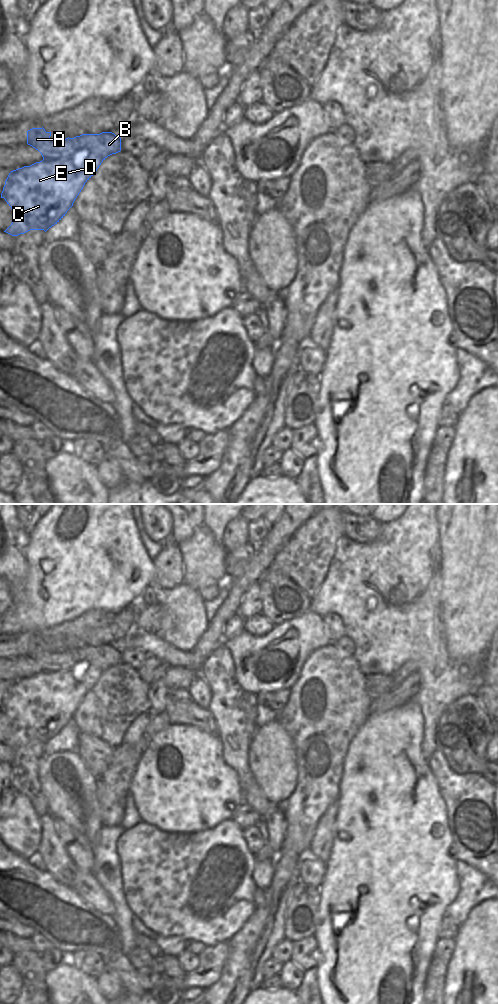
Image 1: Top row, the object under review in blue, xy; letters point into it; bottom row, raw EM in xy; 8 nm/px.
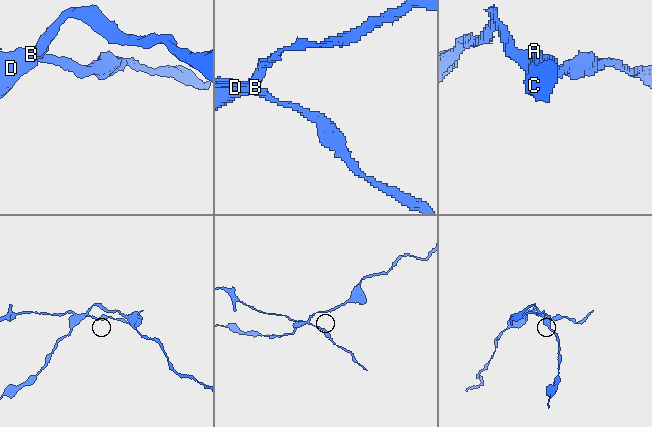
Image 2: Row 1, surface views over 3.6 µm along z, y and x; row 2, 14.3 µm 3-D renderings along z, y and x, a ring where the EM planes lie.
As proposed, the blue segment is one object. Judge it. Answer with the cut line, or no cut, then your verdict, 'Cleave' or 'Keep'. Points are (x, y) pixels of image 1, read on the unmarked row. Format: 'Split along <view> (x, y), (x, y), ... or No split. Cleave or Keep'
Split along xy (97, 653), (95, 657), (78, 661), (67, 669), (43, 672). Cleave.

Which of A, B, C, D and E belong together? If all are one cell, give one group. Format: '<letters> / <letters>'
A / B C D E

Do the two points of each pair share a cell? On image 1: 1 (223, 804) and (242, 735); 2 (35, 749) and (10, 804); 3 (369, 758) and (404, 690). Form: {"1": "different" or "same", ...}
{"1": "different", "2": "different", "3": "different"}

